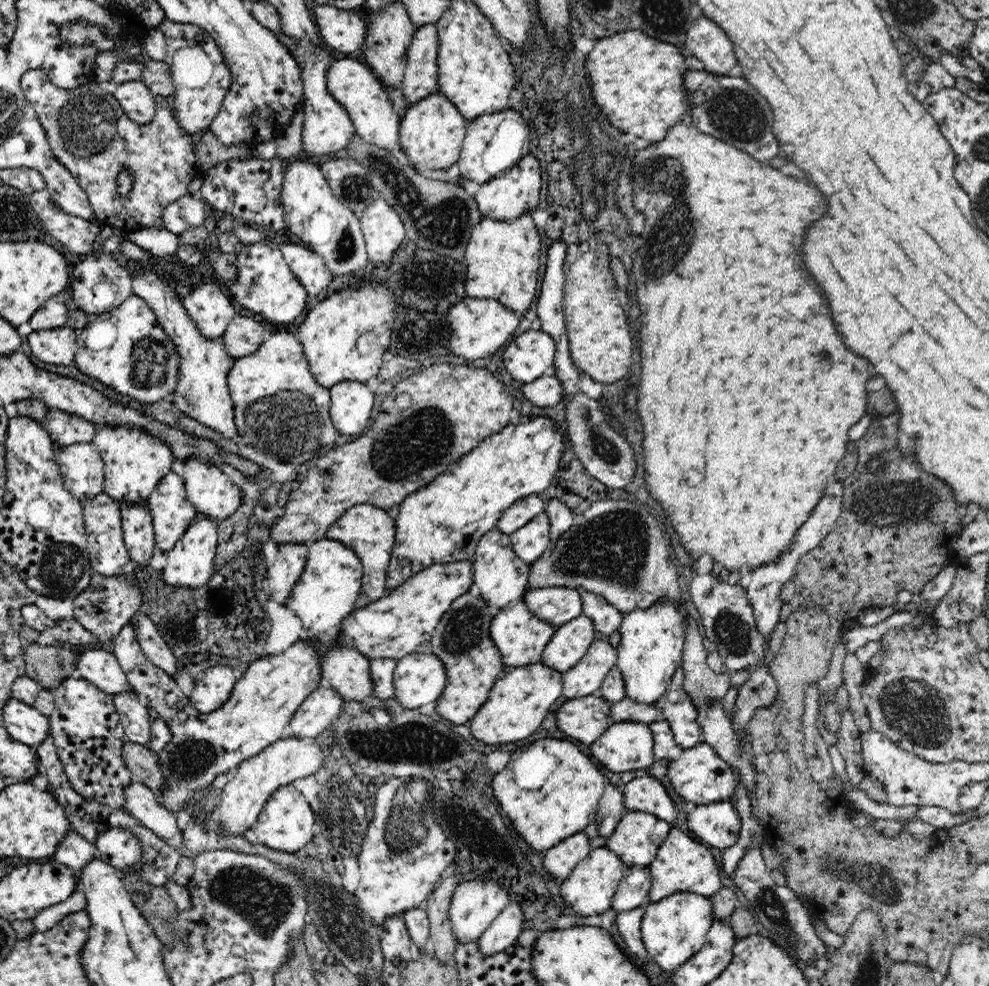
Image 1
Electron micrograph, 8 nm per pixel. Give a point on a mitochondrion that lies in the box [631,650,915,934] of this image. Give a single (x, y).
(874, 880)

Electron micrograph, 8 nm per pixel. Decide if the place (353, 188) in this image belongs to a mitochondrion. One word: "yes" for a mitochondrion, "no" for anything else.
yes

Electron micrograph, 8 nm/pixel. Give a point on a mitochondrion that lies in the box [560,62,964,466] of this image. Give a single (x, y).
(664, 178)

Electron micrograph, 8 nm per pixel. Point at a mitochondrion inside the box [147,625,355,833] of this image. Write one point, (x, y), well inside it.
(191, 759)

